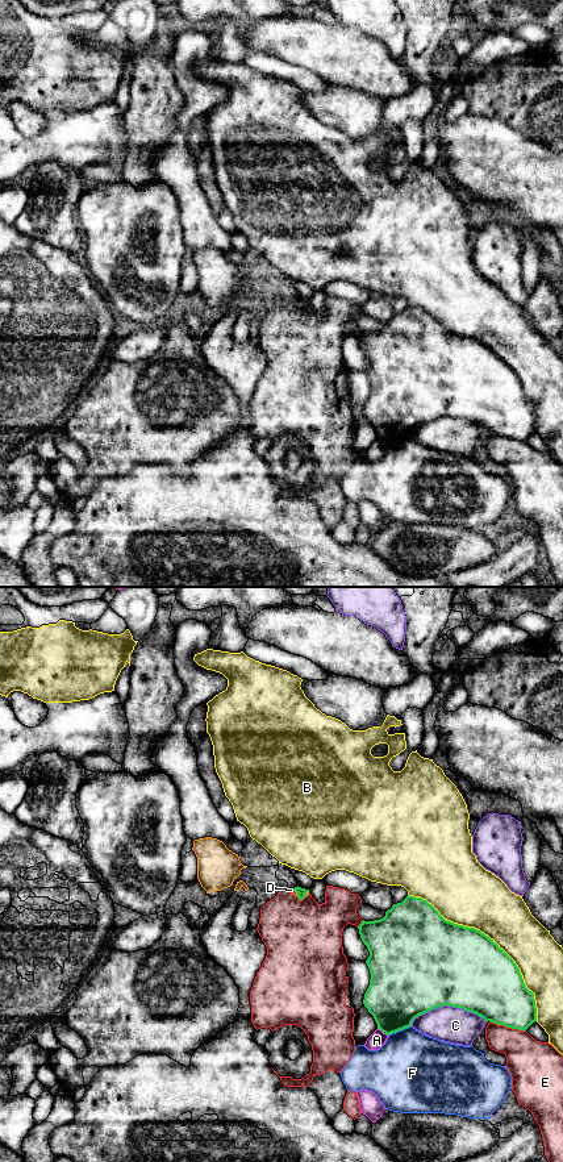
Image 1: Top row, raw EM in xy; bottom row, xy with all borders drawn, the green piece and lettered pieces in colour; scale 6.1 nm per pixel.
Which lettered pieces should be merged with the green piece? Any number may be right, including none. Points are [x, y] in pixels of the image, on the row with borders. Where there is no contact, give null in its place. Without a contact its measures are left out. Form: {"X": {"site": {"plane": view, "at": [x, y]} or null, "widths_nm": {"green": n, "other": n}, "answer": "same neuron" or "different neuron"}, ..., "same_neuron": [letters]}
{"A": {"site": {"plane": "xy", "at": [383, 1032]}, "widths_nm": {"green": 360, "other": 100}, "answer": "different neuron"}, "B": {"site": {"plane": "xy", "at": [489, 938]}, "widths_nm": {"green": 480, "other": 360}, "answer": "different neuron"}, "C": {"site": {"plane": "xy", "at": [446, 1004]}, "widths_nm": {"green": 500, "other": 220}, "answer": "different neuron"}, "D": {"site": {"plane": "xy", "at": [296, 891]}, "widths_nm": {"green": 50, "other": 20}, "answer": "different neuron"}, "E": {"site": {"plane": "xy", "at": [508, 1027]}, "widths_nm": {"green": 380, "other": 280}, "answer": "different neuron"}, "F": {"site": {"plane": "xy", "at": [399, 1029]}, "widths_nm": {"green": 400, "other": 440}, "answer": "different neuron"}, "same_neuron": []}

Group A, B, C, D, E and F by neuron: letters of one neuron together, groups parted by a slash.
A / B / C / D E / F

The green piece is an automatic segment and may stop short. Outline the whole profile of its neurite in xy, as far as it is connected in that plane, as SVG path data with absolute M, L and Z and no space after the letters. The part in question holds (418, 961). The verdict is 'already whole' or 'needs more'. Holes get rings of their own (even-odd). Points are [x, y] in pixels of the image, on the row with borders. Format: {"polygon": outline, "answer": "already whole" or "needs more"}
{"polygon": "M408 895L401 903L393 904L392 908L385 912L383 919L374 921L363 920L358 929L363 944L370 951L370 957L367 958L366 963L370 969L371 979L370 986L364 994L363 1004L374 1016L378 1024L378 1029L380 1029L387 1036L412 1026L412 1023L416 1017L443 1005L462 1008L467 1012L476 1013L485 1021L518 1030L526 1030L533 1023L537 1021L534 994L526 988L520 969L514 961L502 949L500 949L493 940L491 940L480 930L445 920L439 912L426 900Z", "answer": "already whole"}

